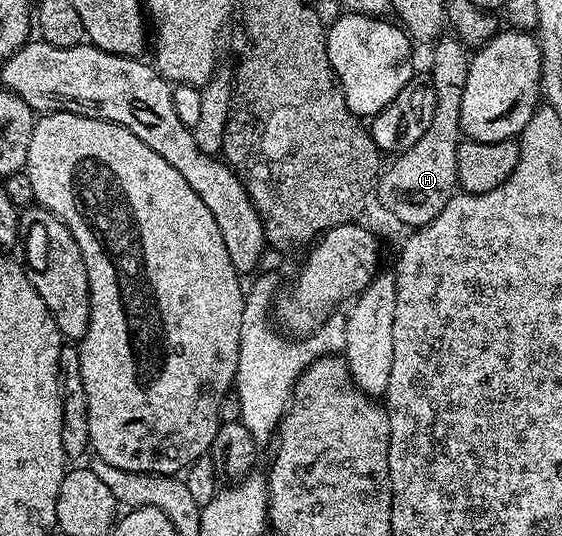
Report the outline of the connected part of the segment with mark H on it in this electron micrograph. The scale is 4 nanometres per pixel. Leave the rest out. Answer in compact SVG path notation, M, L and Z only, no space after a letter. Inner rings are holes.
M443 35L434 42L431 51L429 80L435 92L433 123L429 123L429 131L425 131L413 147L398 154L392 160L395 162L382 170L377 181L380 203L410 227L422 227L437 219L437 215L445 211L445 203L456 196L459 179L457 151L461 144L461 99L465 96L465 83L469 79L469 49L458 37Z

